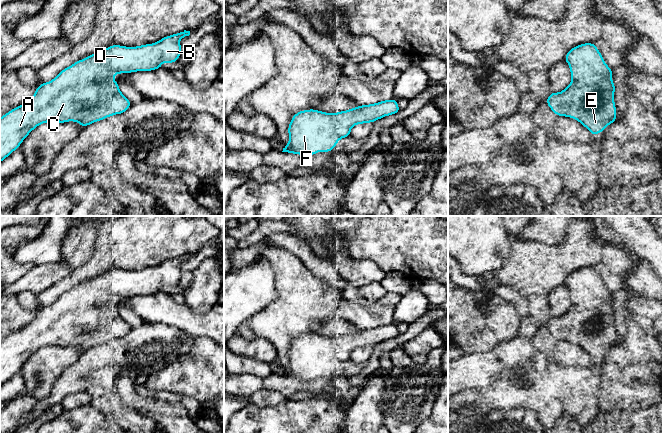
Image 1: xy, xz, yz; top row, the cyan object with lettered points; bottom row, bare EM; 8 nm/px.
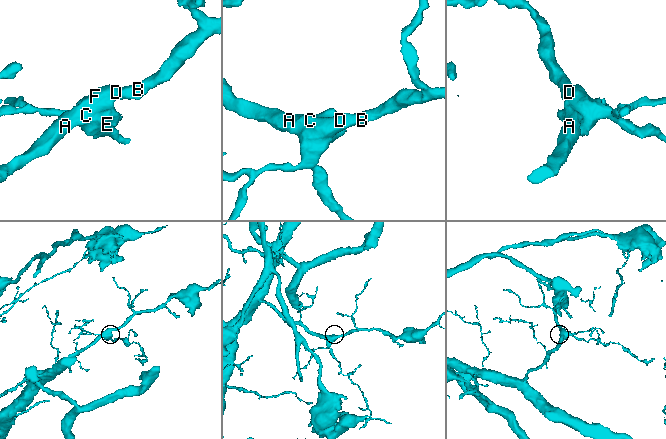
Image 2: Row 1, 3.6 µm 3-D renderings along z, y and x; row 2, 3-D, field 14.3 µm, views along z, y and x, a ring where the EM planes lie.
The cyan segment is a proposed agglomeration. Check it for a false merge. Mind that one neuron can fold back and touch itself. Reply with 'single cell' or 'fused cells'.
single cell

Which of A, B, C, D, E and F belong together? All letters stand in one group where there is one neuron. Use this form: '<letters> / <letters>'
A B C D E F

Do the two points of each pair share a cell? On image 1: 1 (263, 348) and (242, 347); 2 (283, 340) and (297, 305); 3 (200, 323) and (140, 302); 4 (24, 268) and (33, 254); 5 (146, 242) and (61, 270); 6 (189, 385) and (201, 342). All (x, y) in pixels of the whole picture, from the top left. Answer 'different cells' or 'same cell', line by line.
1: same cell
2: same cell
3: same cell
4: different cells
5: different cells
6: same cell

